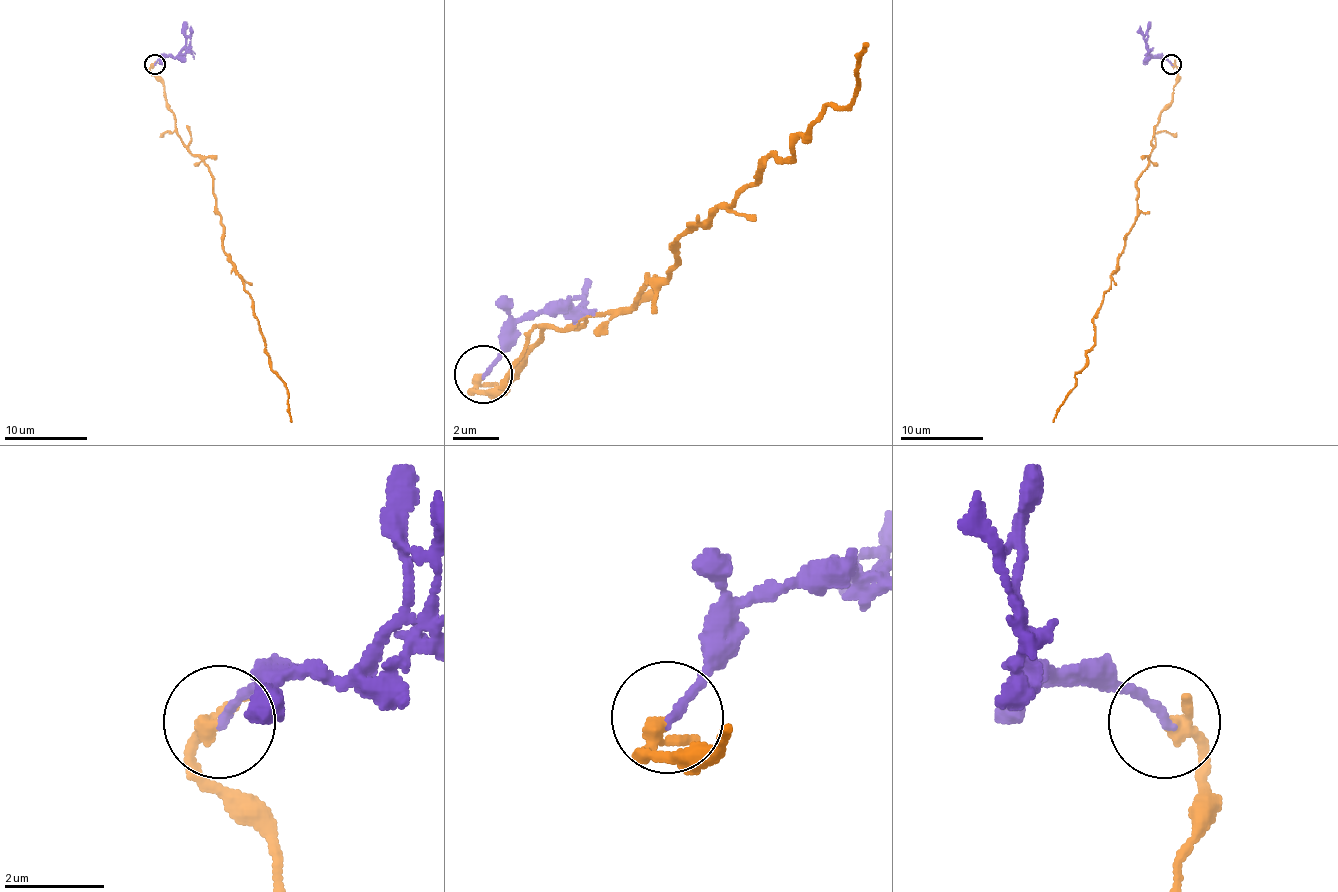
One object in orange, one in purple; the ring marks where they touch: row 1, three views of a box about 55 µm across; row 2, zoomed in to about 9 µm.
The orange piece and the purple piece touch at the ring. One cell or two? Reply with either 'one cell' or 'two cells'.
two cells

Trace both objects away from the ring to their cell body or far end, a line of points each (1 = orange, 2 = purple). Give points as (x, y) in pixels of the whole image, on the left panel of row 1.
1: (155, 65), (177, 137), (213, 181), (223, 249), (250, 295), (291, 421)
2: (155, 65), (161, 58), (175, 56), (186, 44), (184, 21)

